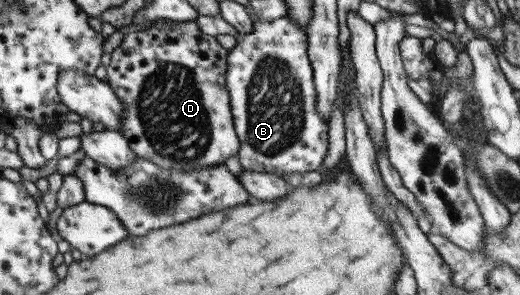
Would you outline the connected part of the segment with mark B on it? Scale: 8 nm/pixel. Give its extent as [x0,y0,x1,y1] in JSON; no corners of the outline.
[225,16,329,178]

